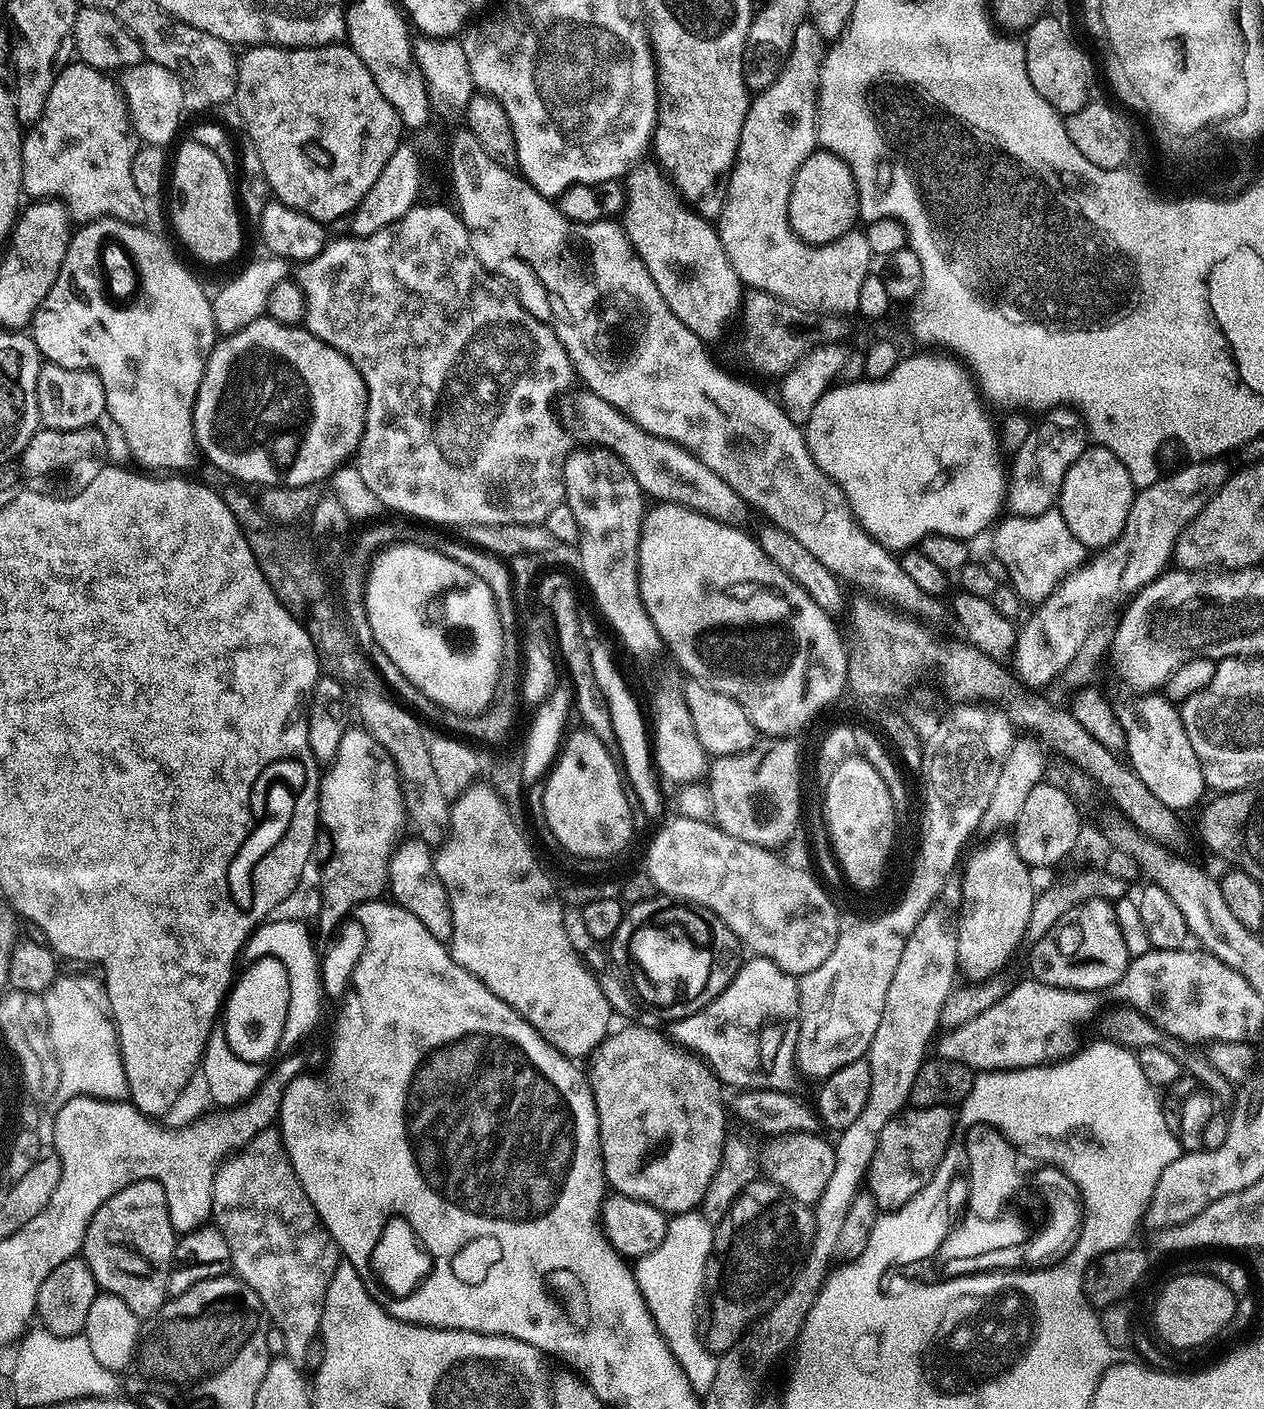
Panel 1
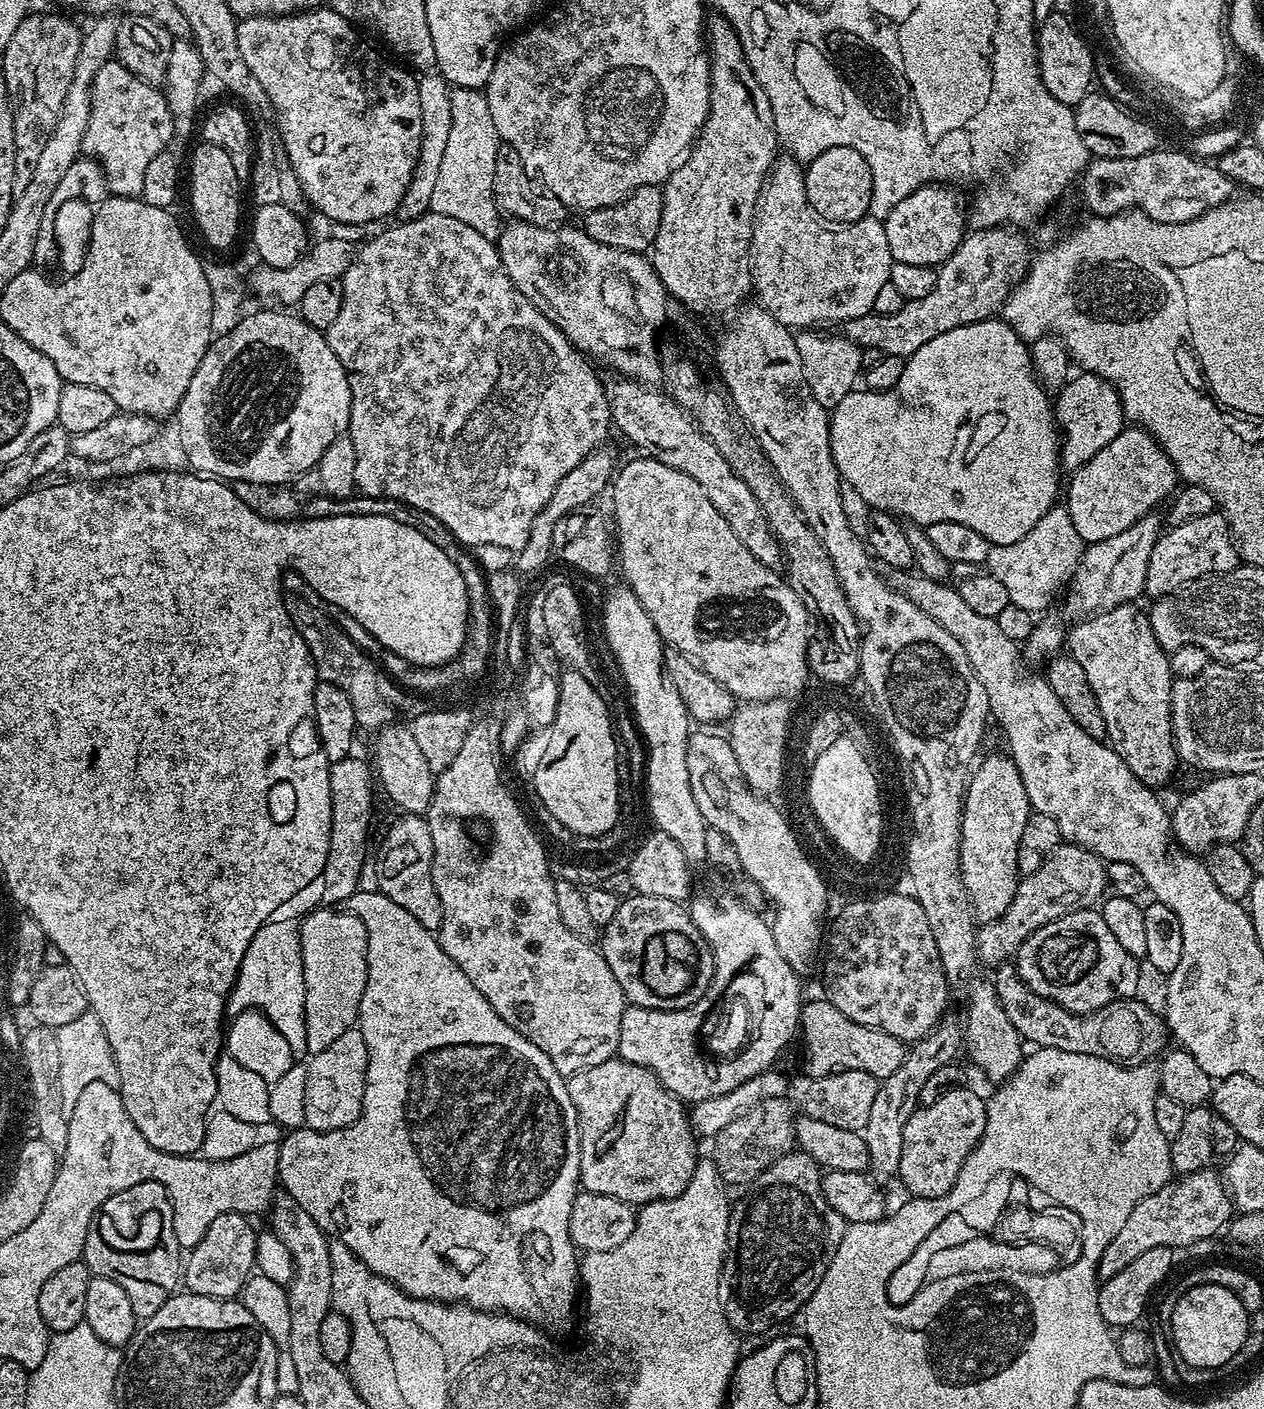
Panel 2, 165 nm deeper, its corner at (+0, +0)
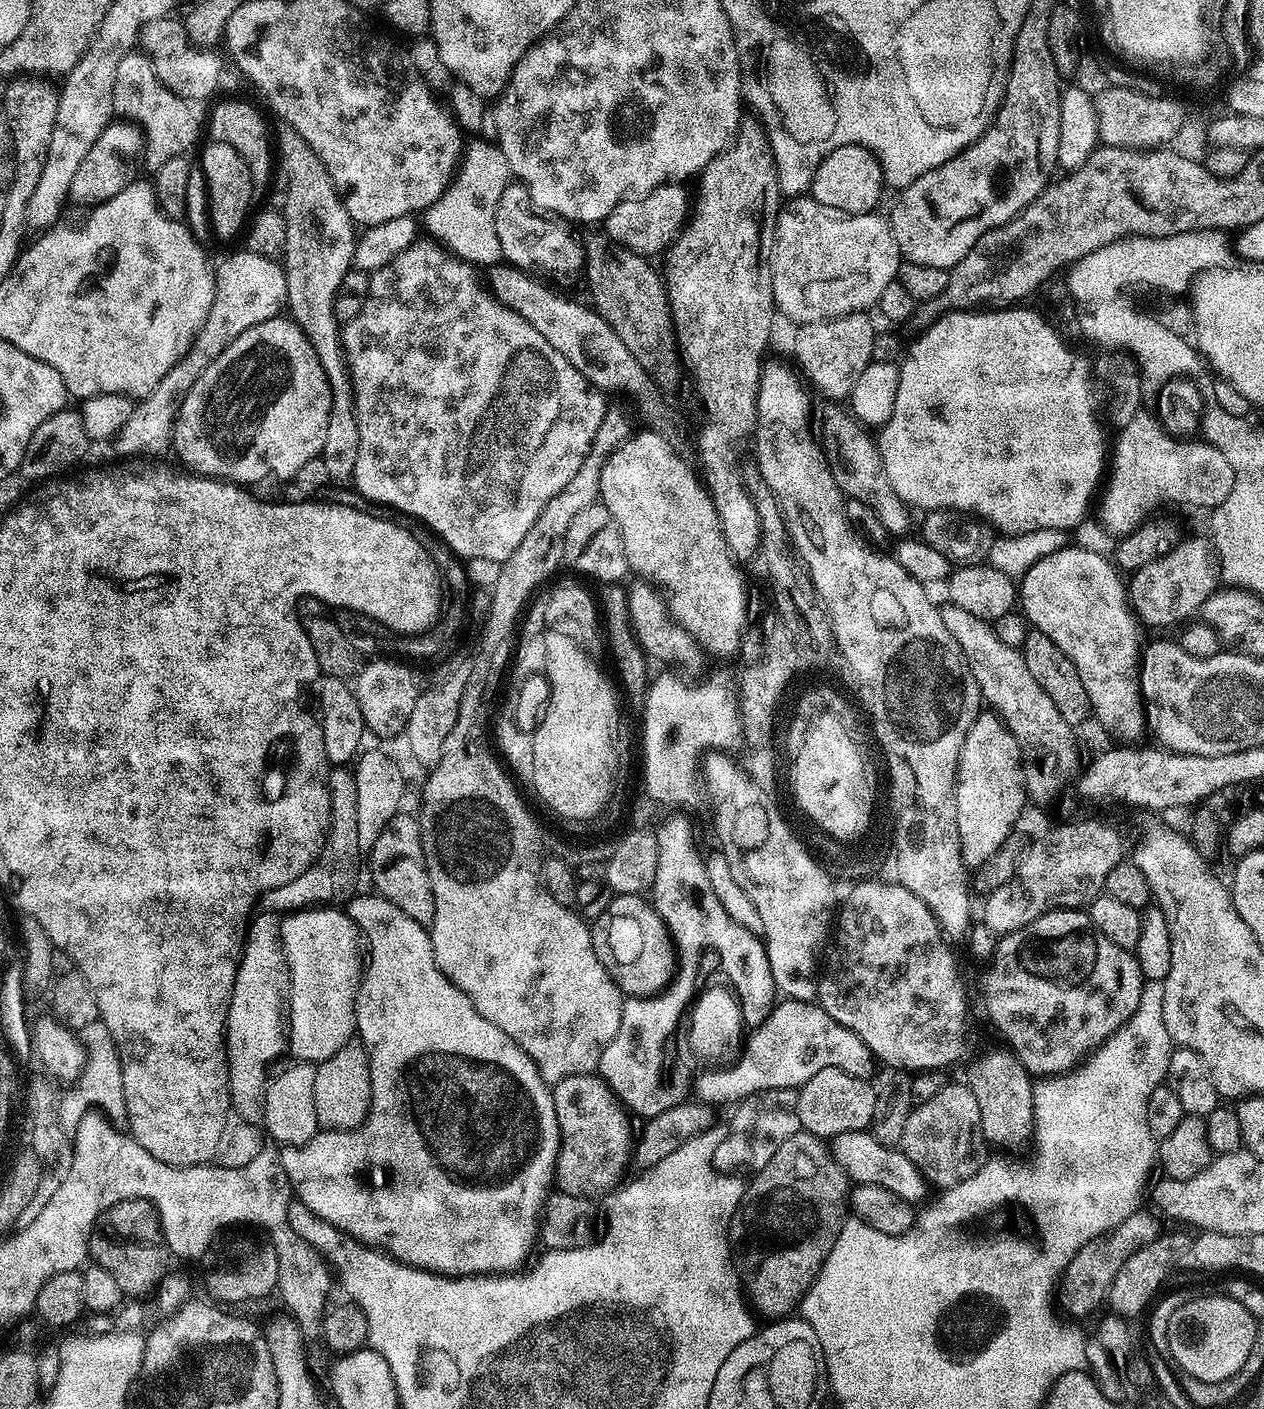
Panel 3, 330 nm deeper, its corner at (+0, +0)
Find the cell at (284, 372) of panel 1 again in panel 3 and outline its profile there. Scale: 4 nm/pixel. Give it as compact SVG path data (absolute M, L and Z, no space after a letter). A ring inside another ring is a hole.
M281 314L238 334L238 338L206 366L206 374L190 386L190 394L186 394L178 410L172 448L185 469L205 478L227 480L241 486L249 486L267 476L288 482L294 470L319 456L322 442L326 442L331 405L332 395L318 354L314 354L314 348L296 321Z

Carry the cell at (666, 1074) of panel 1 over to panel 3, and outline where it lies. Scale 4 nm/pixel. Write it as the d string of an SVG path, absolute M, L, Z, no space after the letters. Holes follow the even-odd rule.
M599 1075L571 1076L562 1078L562 1082L551 1085L554 1098L554 1114L560 1127L560 1149L557 1152L554 1184L559 1191L575 1196L600 1198L621 1183L620 1175L628 1162L628 1147L632 1140L628 1135L632 1128L628 1125L629 1115L621 1108L617 1098L608 1089L608 1085Z

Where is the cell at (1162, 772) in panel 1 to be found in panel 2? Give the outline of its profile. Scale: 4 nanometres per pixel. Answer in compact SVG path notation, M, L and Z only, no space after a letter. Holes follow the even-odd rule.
M1135 603L1119 604L1107 610L1101 610L1095 614L1089 615L1087 618L1081 619L1066 636L1067 651L1078 662L1078 666L1082 666L1086 678L1090 681L1090 690L1094 690L1094 698L1098 698L1098 706L1102 710L1102 718L1106 722L1106 730L1108 735L1106 737L1107 743L1119 754L1122 762L1126 762L1126 766L1130 766L1133 776L1147 784L1149 788L1156 790L1159 789L1159 784L1164 784L1176 772L1176 764L1178 765L1178 757L1176 755L1176 743L1172 737L1172 686L1174 677L1172 674L1172 666L1170 663L1170 656L1165 649L1161 648L1158 638L1154 634L1154 630L1150 626L1145 609L1136 608Z

